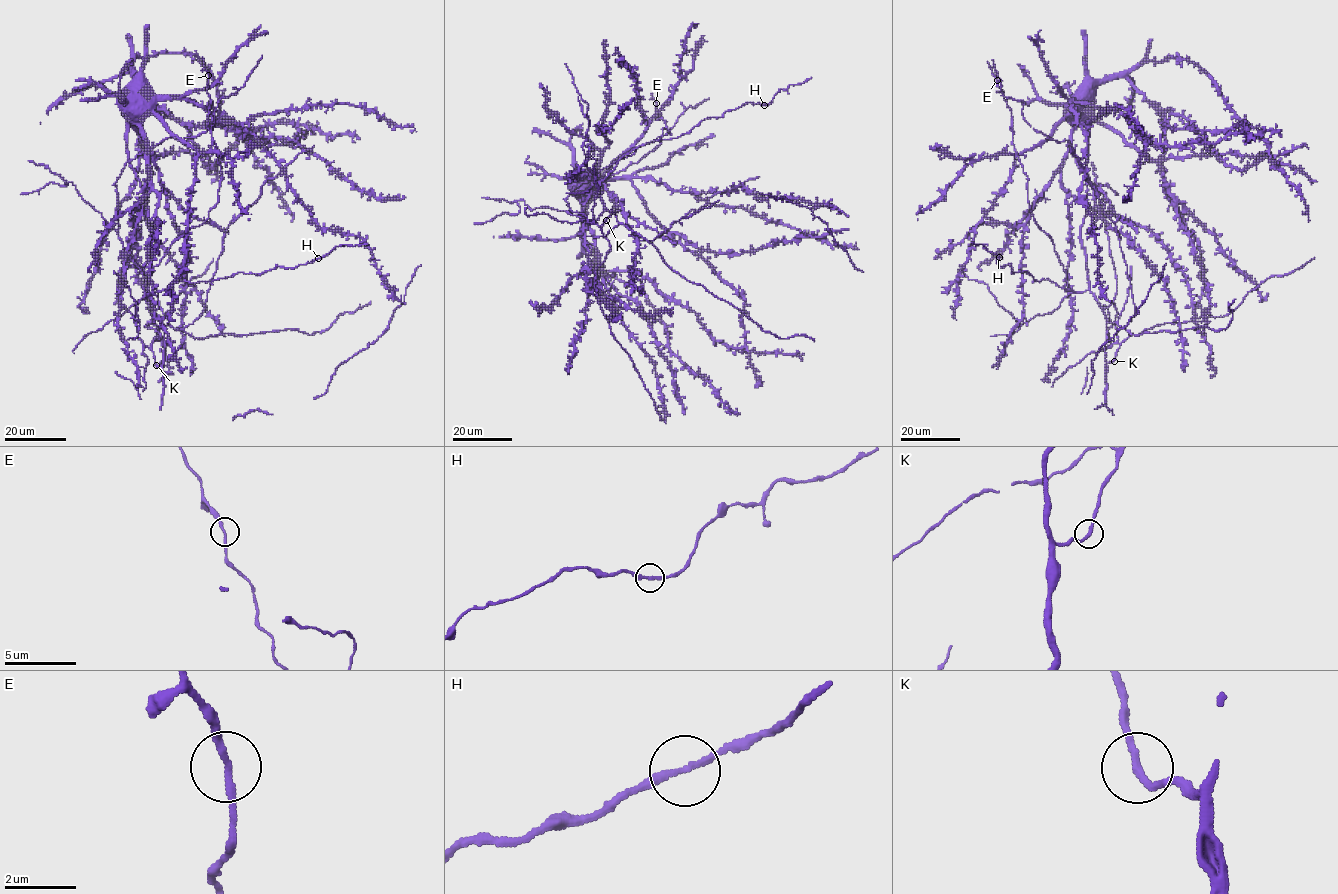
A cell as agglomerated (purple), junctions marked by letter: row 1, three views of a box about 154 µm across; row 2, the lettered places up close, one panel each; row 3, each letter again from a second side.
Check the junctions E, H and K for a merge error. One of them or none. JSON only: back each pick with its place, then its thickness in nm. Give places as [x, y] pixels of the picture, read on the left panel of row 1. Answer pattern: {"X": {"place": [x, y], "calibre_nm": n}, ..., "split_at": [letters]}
{"split_at": []}

